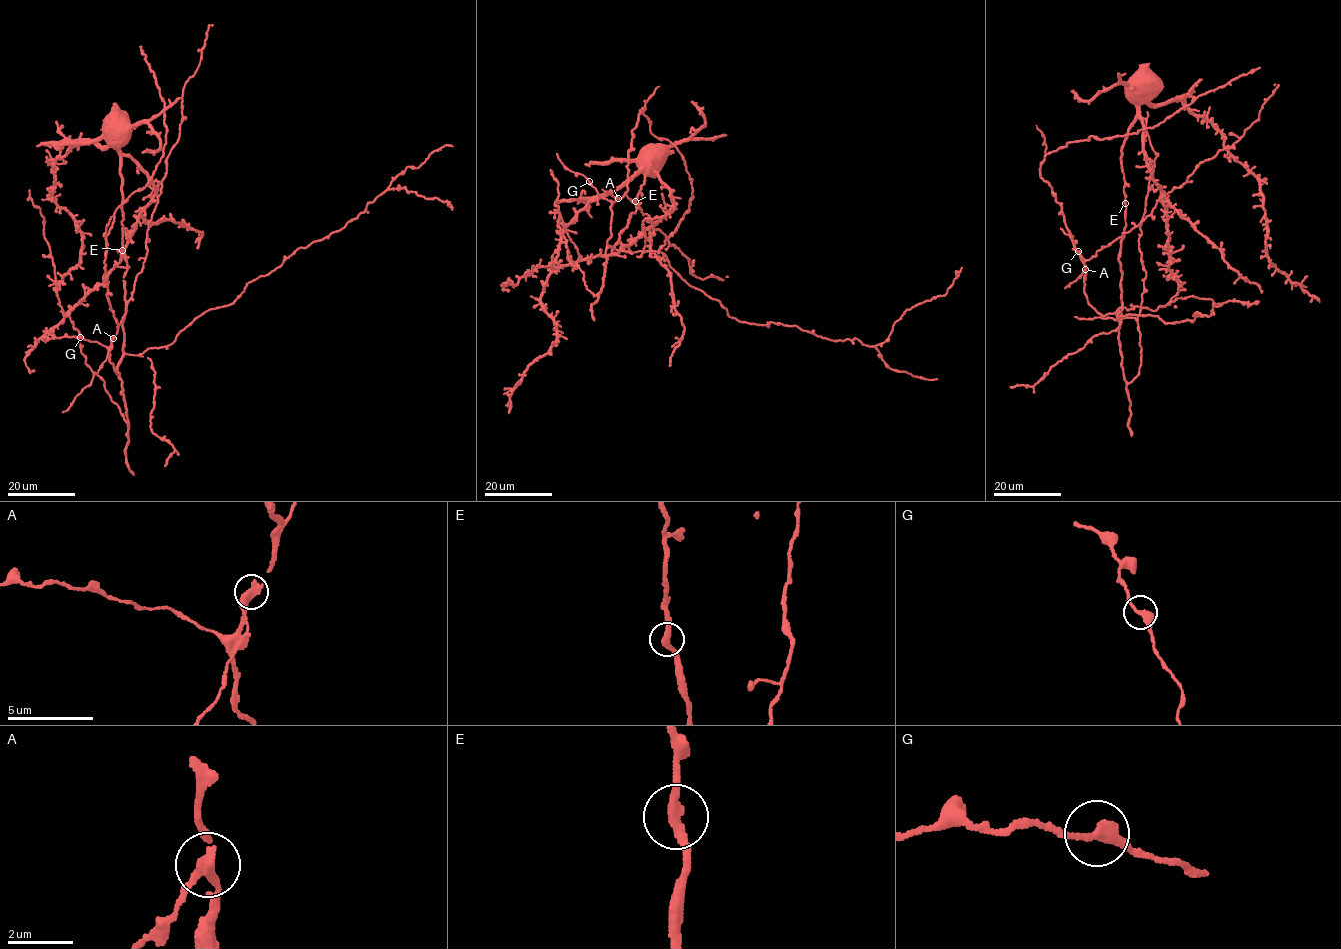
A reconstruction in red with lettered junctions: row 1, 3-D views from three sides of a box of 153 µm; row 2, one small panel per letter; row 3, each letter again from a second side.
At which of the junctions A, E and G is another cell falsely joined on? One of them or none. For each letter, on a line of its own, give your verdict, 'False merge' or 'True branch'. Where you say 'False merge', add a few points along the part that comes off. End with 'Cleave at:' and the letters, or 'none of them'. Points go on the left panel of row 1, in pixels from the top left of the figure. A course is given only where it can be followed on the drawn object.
A: False merge. Course of the part to remove: (112, 338), (111, 349), (98, 372)
E: True branch
G: True branch
Cleave at: A

